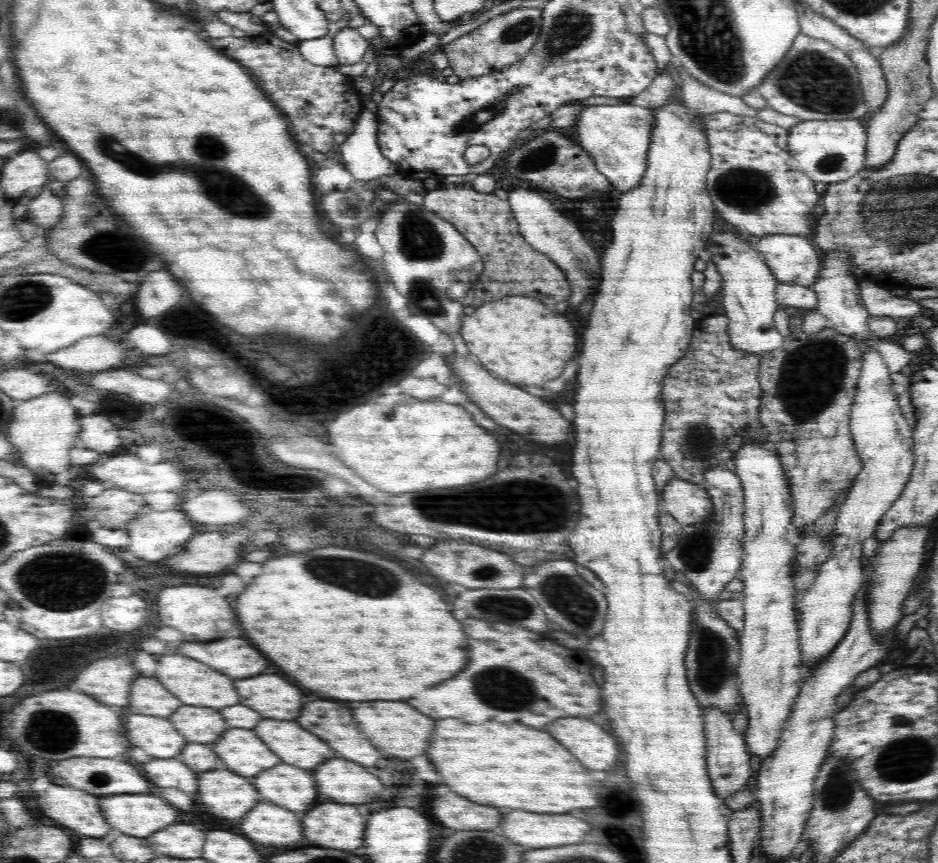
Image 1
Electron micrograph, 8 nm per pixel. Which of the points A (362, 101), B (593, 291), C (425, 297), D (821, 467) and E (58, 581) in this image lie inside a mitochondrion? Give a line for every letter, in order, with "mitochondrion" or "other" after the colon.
A: other
B: other
C: mitochondrion
D: other
E: mitochondrion

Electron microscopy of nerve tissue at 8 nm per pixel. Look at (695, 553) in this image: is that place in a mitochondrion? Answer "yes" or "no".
yes

